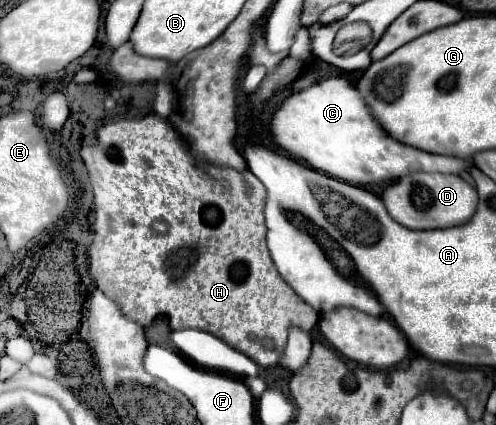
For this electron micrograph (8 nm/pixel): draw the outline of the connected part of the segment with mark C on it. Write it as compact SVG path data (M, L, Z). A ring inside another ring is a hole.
M328 78L288 96L270 116L266 130L272 142L292 158L302 160L316 172L354 186L390 182L418 170L460 174L472 166L466 160L422 154L412 146L394 142L384 130L380 130L374 118L370 118L370 110L366 110L366 104L358 98L354 86L344 78Z

